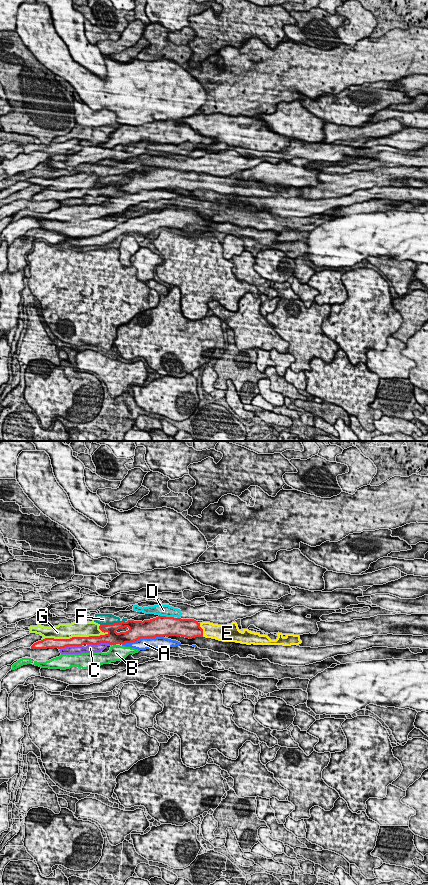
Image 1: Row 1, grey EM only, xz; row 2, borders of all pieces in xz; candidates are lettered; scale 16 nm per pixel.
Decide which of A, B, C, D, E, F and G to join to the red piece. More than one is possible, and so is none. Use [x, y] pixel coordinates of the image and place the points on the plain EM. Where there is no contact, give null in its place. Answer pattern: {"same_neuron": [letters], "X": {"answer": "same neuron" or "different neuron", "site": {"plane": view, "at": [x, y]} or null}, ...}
{"same_neuron": ["E"], "A": {"answer": "different neuron", "site": {"plane": "xz", "at": [142, 189]}}, "B": {"answer": "different neuron", "site": {"plane": "xz", "at": [114, 196]}}, "C": {"answer": "different neuron", "site": {"plane": "xz", "at": [99, 195]}}, "D": {"answer": "different neuron", "site": {"plane": "xz", "at": [165, 168]}}, "E": {"answer": "same neuron", "site": {"plane": "xz", "at": [202, 182]}}, "F": {"answer": "different neuron", "site": {"plane": "xz", "at": [112, 176]}}, "G": {"answer": "different neuron", "site": {"plane": "xz", "at": [75, 189]}}}

